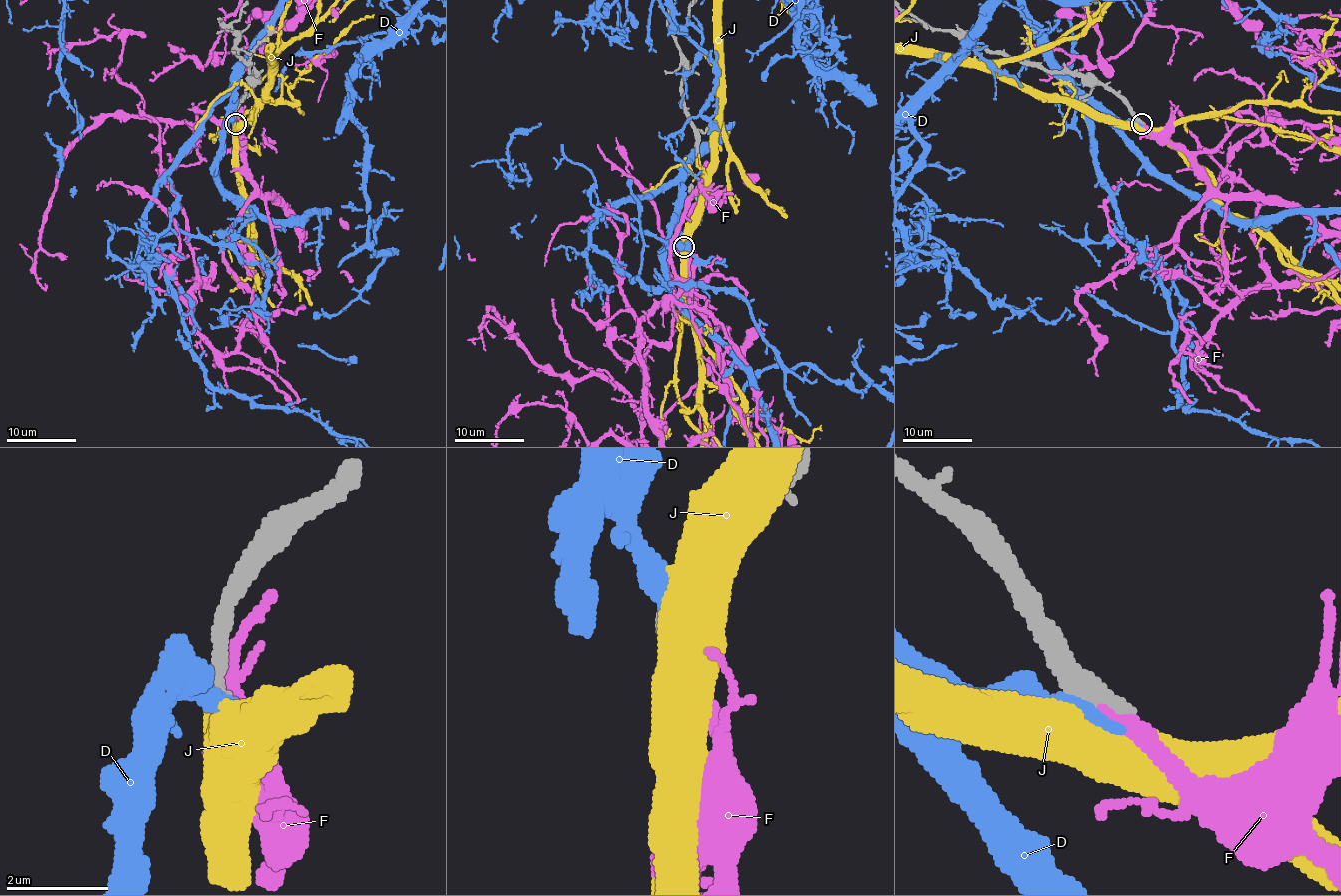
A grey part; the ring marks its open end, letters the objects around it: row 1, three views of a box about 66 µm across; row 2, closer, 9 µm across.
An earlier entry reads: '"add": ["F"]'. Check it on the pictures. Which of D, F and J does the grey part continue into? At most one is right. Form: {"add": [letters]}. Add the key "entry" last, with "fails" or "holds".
{"add": ["F"], "entry": "holds"}

